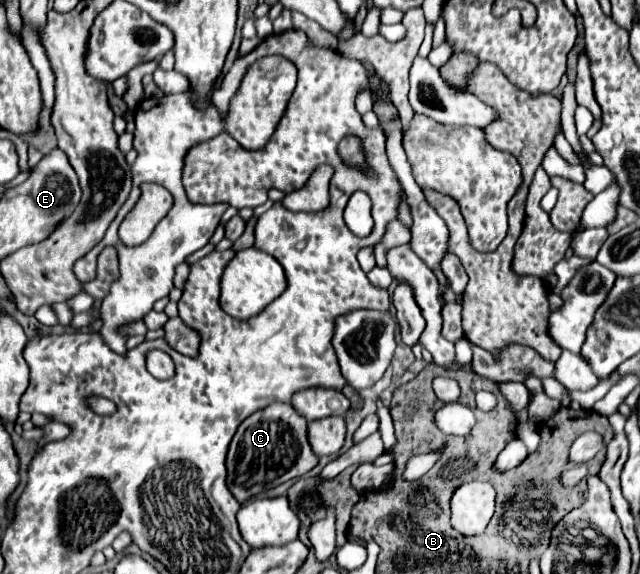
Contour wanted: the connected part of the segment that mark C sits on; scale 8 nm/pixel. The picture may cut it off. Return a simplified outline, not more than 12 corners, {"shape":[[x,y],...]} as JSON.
{"shape":[[274,402],[226,458],[238,502],[310,472],[306,418]]}

